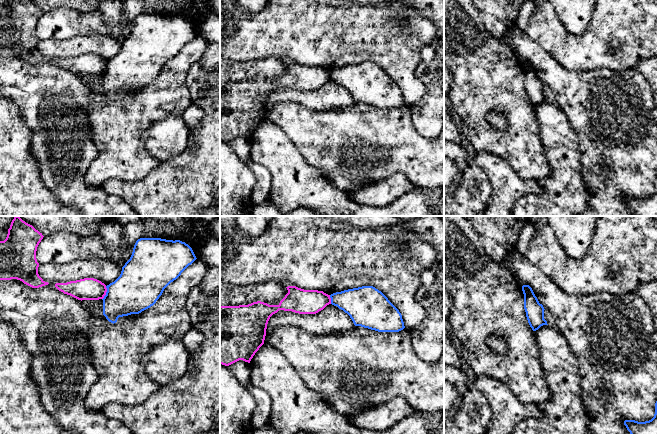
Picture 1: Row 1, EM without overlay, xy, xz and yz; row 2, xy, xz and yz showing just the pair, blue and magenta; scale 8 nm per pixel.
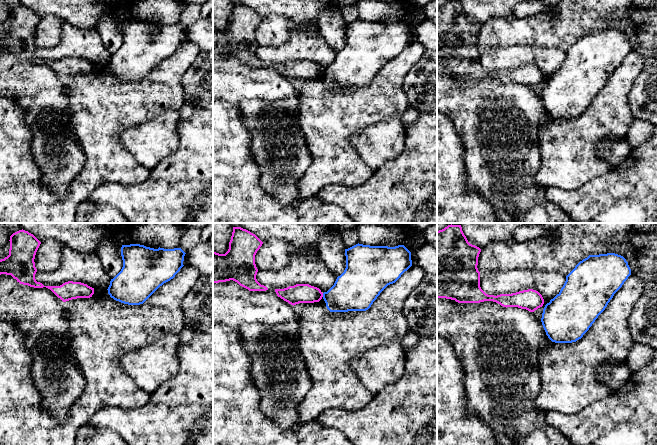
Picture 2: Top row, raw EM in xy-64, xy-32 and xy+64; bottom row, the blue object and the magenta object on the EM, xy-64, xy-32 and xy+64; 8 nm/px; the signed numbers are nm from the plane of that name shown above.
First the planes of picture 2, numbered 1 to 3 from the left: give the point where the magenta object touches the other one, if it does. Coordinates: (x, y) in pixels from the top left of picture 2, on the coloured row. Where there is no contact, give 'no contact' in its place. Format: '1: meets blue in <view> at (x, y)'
1: no contact
2: meets blue in xy-32 at (323, 295)
3: no contact

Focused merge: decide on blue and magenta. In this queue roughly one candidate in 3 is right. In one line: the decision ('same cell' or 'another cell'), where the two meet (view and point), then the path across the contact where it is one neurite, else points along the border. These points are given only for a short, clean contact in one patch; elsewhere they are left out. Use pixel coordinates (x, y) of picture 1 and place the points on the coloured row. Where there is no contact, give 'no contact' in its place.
another cell; meets blue in xy at (106, 293); border along xy (106, 286), (106, 294), (102, 299)

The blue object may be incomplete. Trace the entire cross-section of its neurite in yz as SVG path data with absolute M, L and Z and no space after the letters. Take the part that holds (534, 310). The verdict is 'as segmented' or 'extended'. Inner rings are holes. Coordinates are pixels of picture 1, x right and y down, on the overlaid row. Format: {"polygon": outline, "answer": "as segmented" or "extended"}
{"polygon": "M523 285L524 309L528 323L533 331L538 330L543 325L548 325L544 319L544 307L539 303L532 288L529 285Z", "answer": "as segmented"}

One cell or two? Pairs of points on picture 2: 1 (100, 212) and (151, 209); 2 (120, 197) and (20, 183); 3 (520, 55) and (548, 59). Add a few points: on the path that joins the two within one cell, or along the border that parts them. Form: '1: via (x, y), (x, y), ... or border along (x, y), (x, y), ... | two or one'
1: border along (96, 205), (112, 205), (121, 212) | two
2: border along (112, 182), (104, 182), (98, 185), (87, 198) | two
3: via (527, 55), (541, 57) | one

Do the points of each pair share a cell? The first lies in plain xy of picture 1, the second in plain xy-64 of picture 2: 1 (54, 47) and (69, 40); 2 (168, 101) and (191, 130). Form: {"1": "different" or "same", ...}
{"1": "same", "2": "different"}

